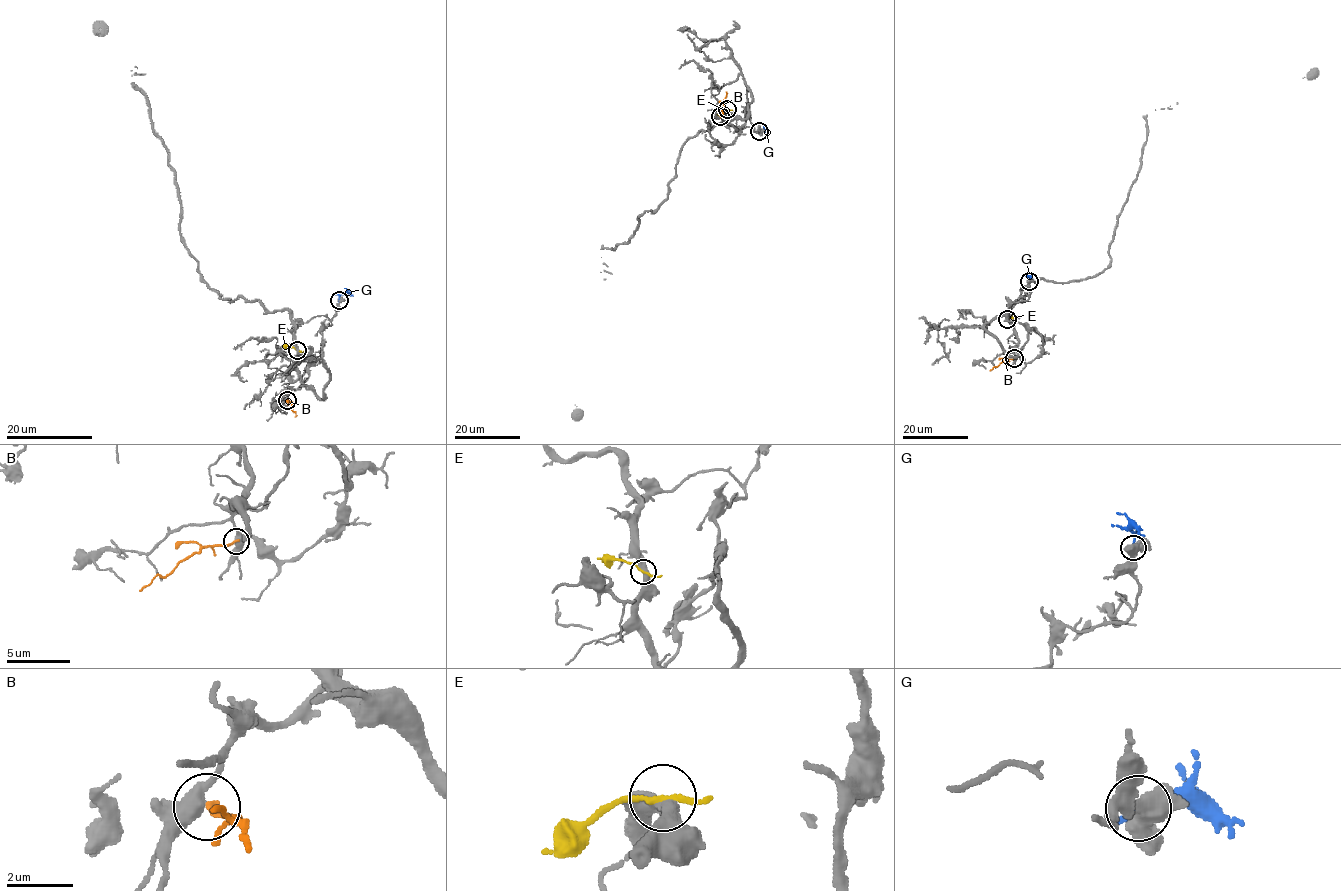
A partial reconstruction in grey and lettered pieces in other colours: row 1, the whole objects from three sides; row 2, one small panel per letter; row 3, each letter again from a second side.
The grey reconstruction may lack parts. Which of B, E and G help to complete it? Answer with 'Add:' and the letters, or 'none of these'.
Add: none of these

